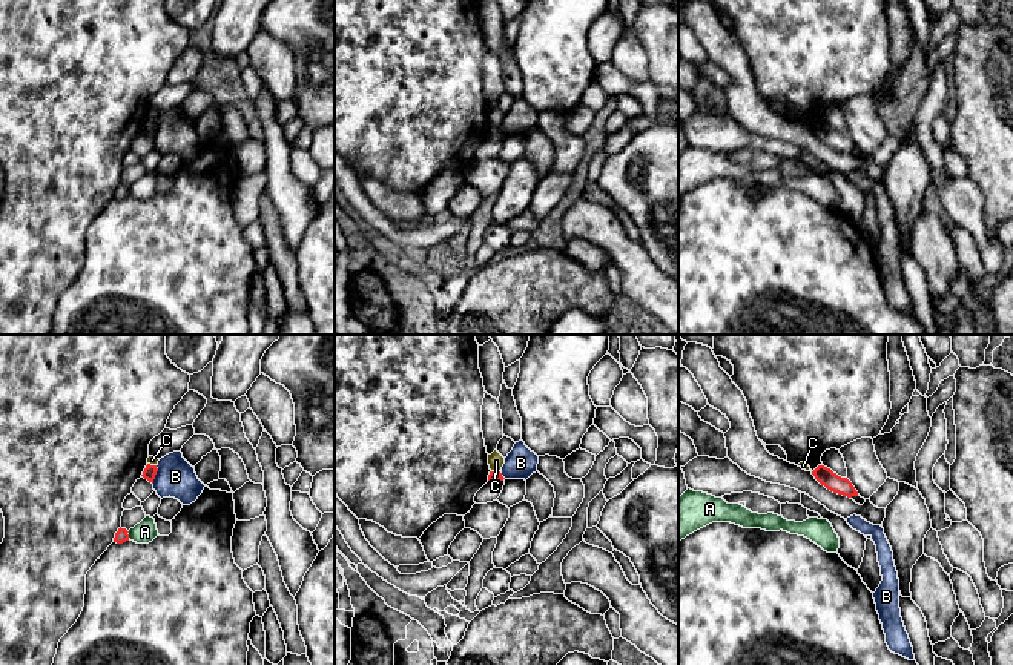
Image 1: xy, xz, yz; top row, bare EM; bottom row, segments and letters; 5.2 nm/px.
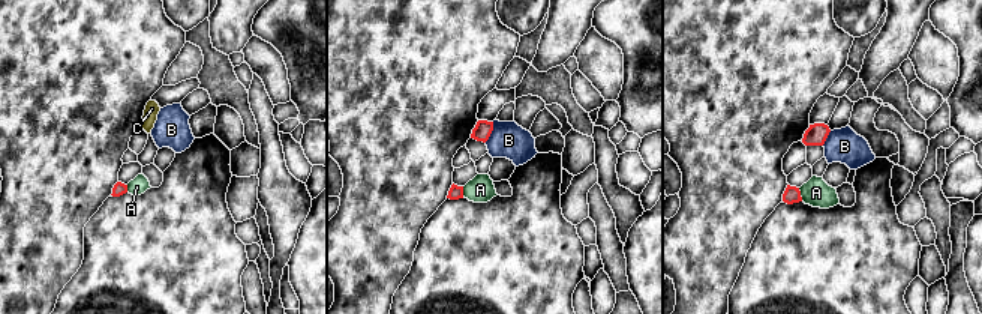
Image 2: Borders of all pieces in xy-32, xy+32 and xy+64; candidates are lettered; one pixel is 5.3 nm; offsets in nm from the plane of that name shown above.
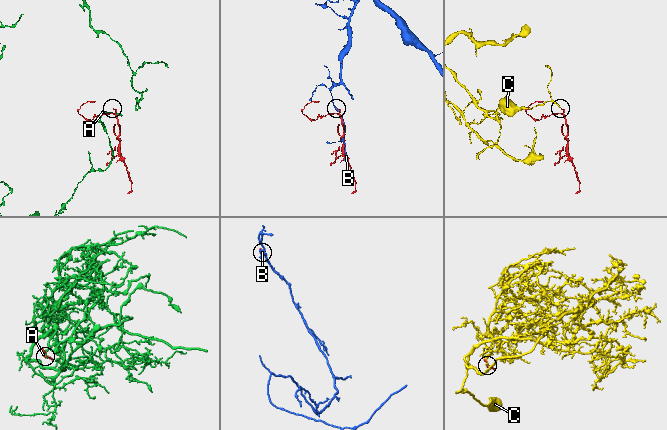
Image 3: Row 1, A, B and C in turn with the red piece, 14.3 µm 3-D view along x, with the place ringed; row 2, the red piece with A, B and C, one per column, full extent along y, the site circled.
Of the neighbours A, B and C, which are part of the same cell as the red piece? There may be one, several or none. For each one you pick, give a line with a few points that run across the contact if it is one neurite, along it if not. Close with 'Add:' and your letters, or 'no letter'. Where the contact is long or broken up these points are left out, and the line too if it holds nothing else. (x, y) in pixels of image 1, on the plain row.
Add: no letter

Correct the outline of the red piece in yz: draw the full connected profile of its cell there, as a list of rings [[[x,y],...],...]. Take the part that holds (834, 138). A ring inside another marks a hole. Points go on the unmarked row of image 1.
[[[818,121],[812,127],[812,131],[821,141],[824,141],[827,146],[833,149],[838,149],[847,154],[858,152],[858,147],[855,146],[855,143],[847,134],[838,132],[836,129],[833,129],[830,124],[824,121]]]

